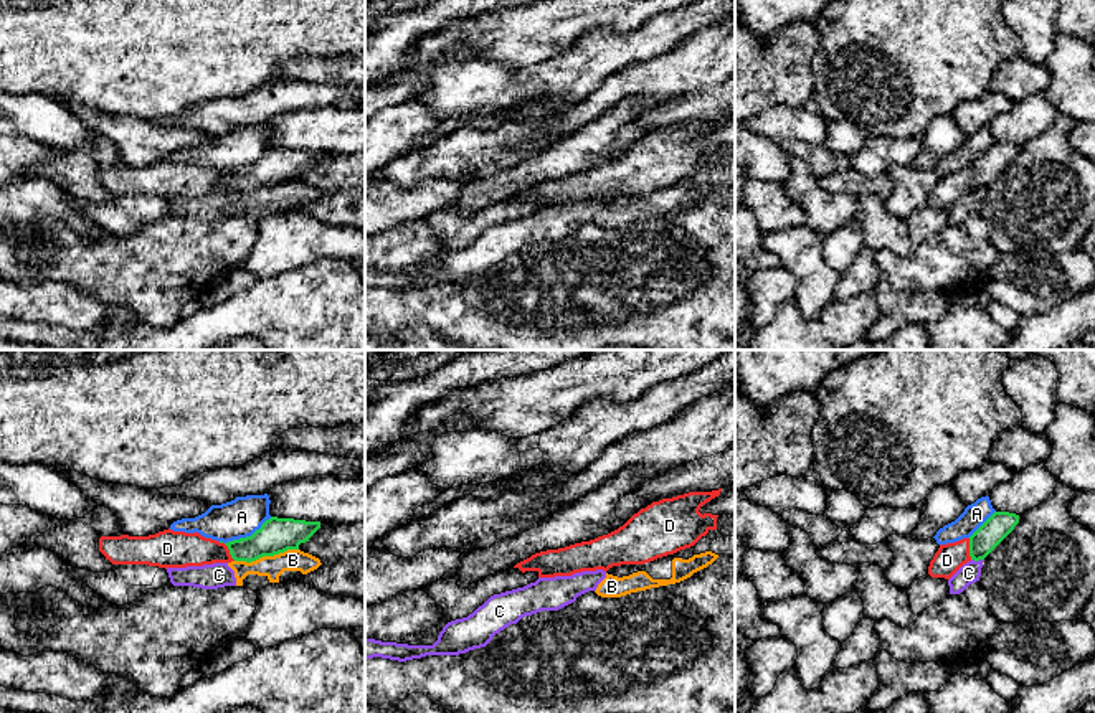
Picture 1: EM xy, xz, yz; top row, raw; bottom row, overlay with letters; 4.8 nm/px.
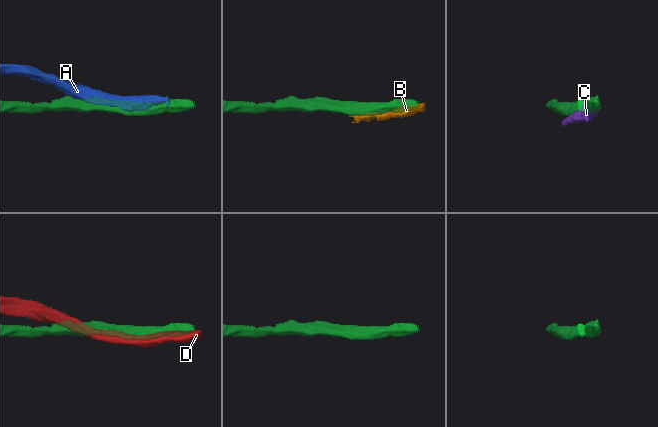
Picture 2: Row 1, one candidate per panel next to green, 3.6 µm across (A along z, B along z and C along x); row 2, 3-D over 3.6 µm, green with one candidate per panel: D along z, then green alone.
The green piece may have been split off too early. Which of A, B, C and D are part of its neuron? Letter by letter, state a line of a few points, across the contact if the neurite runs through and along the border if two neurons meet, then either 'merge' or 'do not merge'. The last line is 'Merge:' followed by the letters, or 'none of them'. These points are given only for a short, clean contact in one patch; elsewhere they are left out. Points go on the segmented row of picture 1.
A: do not merge
B: do not merge
C: do not merge
D: do not merge
Merge: none of them

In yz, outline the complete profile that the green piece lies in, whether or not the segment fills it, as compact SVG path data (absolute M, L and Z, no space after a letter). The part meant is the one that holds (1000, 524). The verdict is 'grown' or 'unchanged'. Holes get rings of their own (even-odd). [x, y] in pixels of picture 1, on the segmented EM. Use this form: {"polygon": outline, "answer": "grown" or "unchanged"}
{"polygon": "M994 512L971 536L969 556L974 561L984 560L1019 523L1019 515Z", "answer": "unchanged"}

